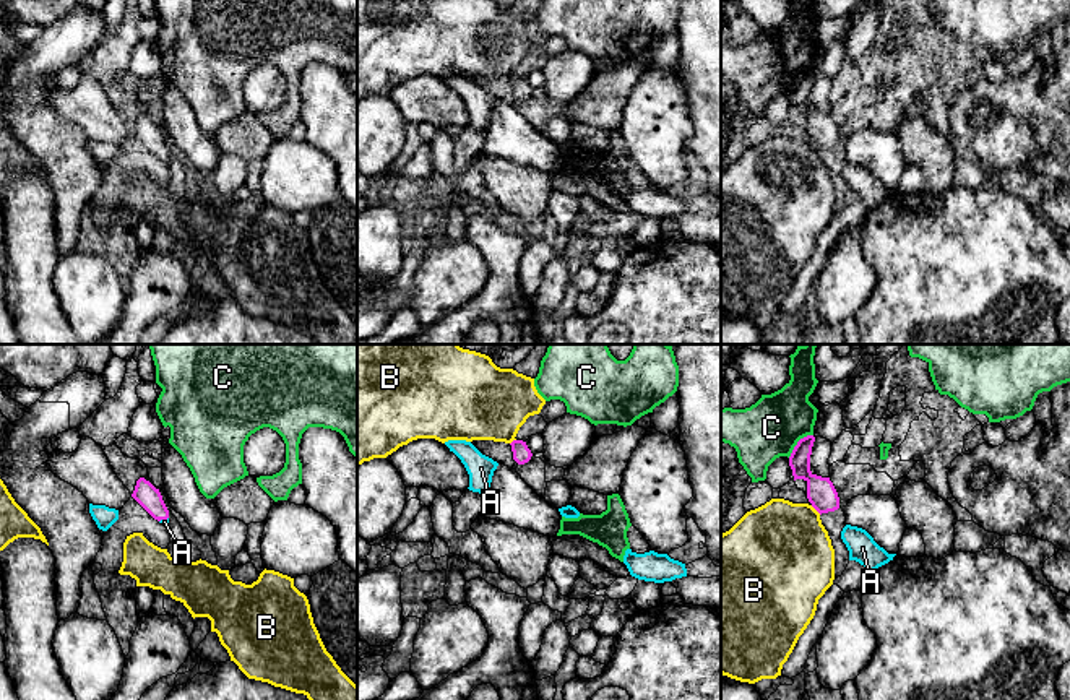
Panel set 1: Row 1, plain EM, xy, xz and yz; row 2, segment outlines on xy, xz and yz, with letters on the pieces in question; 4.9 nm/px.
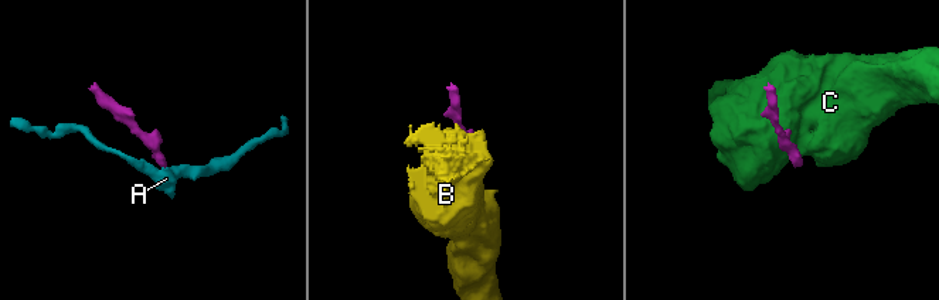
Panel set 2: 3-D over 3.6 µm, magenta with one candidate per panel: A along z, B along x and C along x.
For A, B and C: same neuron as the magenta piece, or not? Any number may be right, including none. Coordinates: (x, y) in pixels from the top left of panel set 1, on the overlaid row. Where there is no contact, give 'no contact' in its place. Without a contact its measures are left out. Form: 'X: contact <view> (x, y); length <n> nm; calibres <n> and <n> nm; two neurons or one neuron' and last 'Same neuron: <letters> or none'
A: contact xy (163, 518); length 50 nm; calibres 120 and 30 nm; one neuron
B: contact yz (815, 509); length 70 nm; calibres 140 and 460 nm; two neurons
C: contact yz (798, 442); length 170 nm; calibres 120 and 300 nm; two neurons
Same neuron: A

